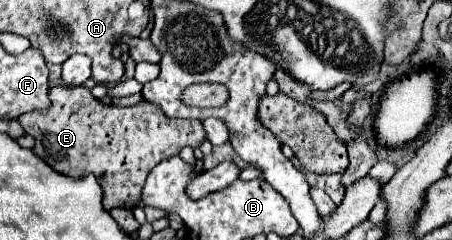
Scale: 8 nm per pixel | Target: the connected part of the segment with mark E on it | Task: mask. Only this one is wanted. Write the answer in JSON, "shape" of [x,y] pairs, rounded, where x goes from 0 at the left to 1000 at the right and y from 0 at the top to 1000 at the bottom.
{"shape":[[[119,354],[106,371],[115,438],[93,463],[62,463],[40,488],[62,563],[80,579],[75,638],[111,696],[155,738],[208,721],[230,796],[230,871],[292,871],[310,846],[314,779],[327,721],[403,613],[442,613],[456,546],[438,496],[376,496],[332,421],[296,446],[243,446],[212,421],[195,363]]]}

